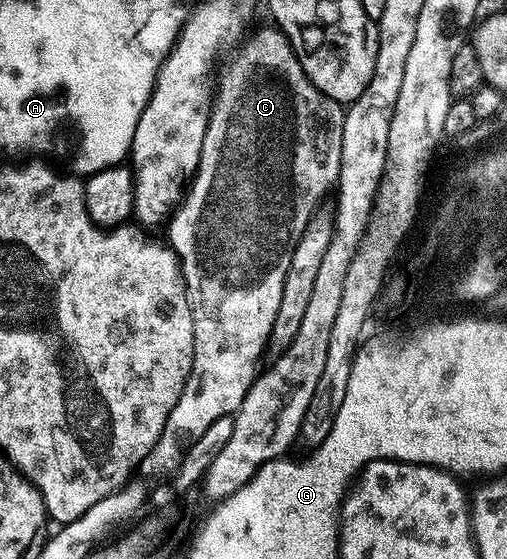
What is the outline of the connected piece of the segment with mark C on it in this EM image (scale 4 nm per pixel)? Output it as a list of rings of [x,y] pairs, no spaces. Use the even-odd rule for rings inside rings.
[[[269,26],[260,28],[254,36],[251,34],[233,52],[233,55],[235,54],[234,60],[223,69],[222,76],[221,71],[217,76],[214,105],[210,109],[210,120],[208,121],[208,129],[204,133],[204,145],[200,153],[198,167],[189,180],[180,202],[173,208],[168,219],[168,224],[170,223],[168,246],[178,256],[178,263],[182,266],[182,280],[186,283],[186,300],[190,302],[192,309],[194,356],[192,357],[192,369],[188,373],[188,381],[184,385],[184,393],[180,393],[180,401],[176,401],[172,413],[168,413],[168,421],[164,421],[164,429],[160,433],[152,452],[155,460],[157,458],[162,459],[162,467],[167,473],[178,470],[187,446],[193,443],[194,438],[200,433],[204,433],[204,429],[208,429],[208,425],[212,425],[212,421],[216,421],[216,417],[233,415],[234,412],[241,409],[244,397],[250,391],[250,386],[260,371],[258,358],[263,358],[266,343],[269,341],[269,334],[272,333],[272,323],[276,318],[280,299],[283,296],[285,274],[288,273],[293,250],[296,249],[305,227],[315,218],[314,210],[317,209],[318,202],[325,197],[326,190],[329,187],[331,190],[338,182],[340,145],[344,137],[343,104],[336,102],[335,99],[328,98],[323,91],[316,89],[316,85],[312,85],[308,73],[304,73],[304,69],[292,49],[288,37],[283,31],[279,31],[277,26]]]

